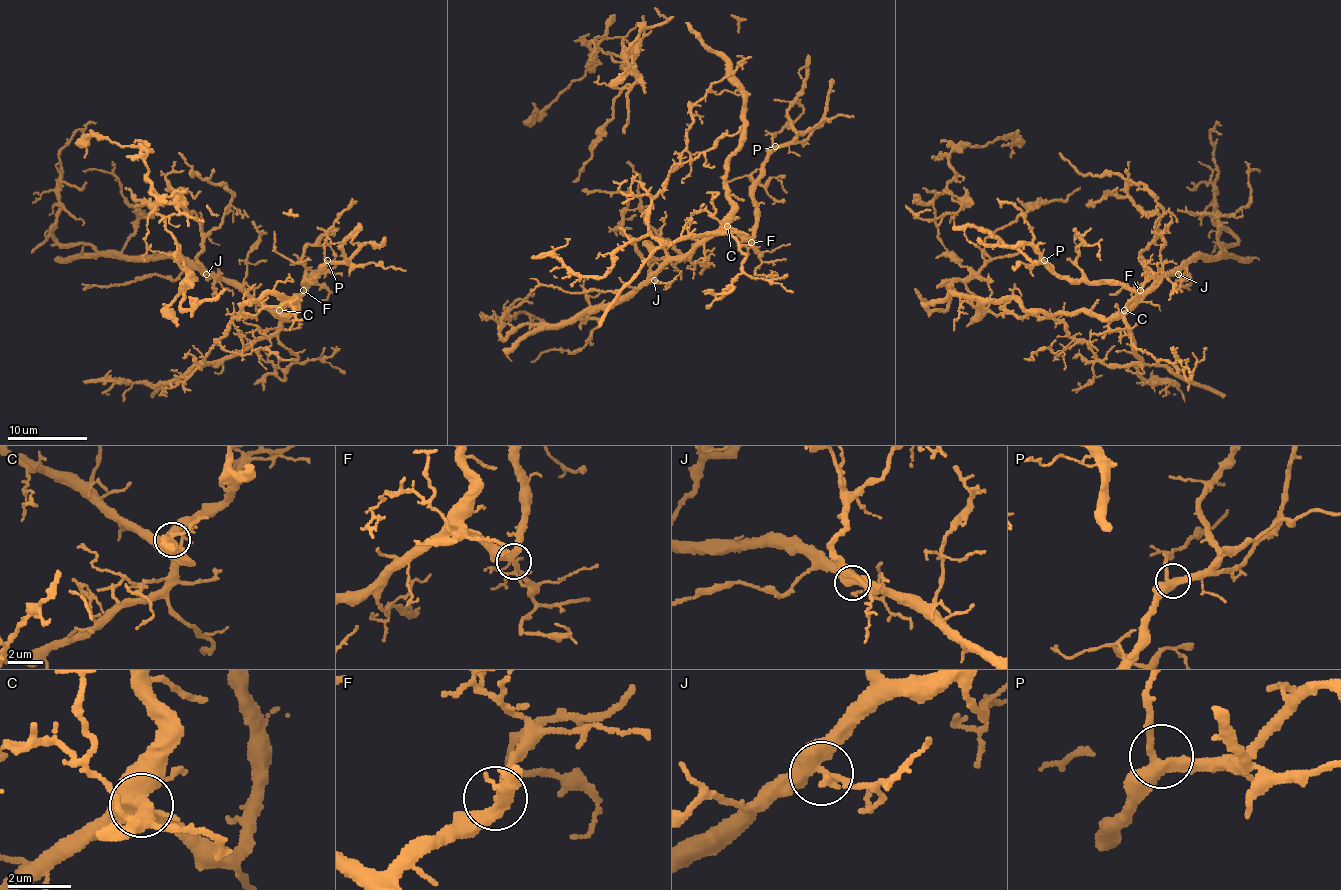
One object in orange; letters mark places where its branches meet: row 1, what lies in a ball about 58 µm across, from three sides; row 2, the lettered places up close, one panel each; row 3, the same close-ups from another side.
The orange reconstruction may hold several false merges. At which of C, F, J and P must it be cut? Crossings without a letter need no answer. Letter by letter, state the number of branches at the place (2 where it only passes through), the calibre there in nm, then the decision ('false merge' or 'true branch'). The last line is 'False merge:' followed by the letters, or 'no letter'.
C: 5 | 460 nm | true branch
F: 3 | 170 nm | true branch
J: 4 | 360 nm | true branch
P: 4 | 360 nm | true branch
False merge: no letter

